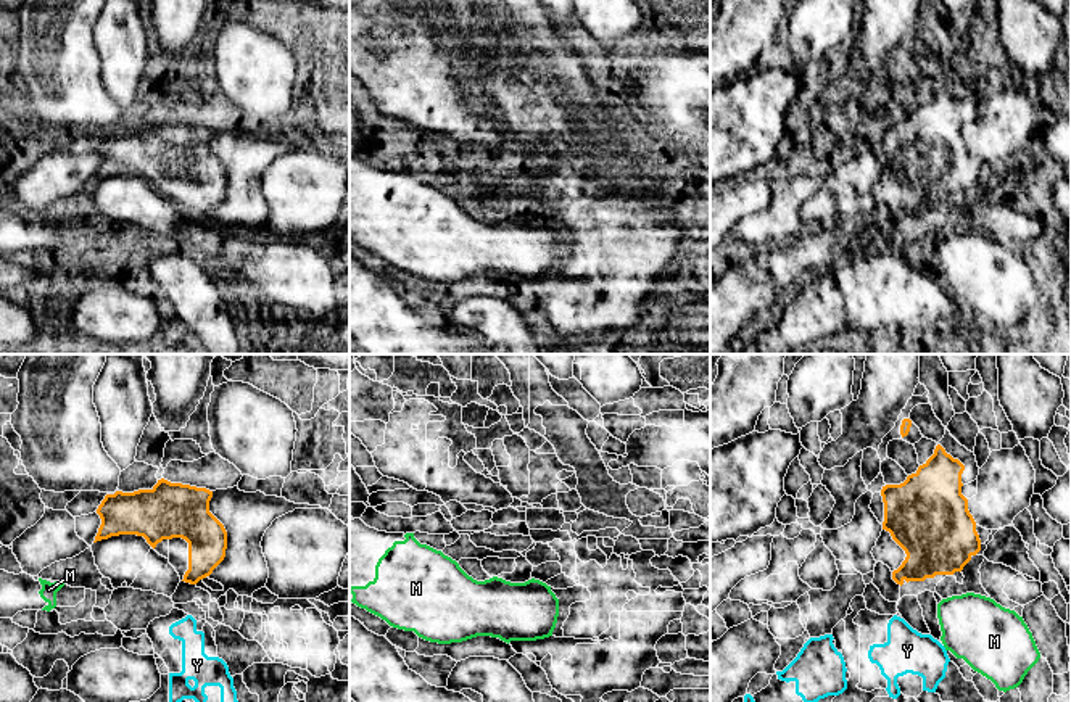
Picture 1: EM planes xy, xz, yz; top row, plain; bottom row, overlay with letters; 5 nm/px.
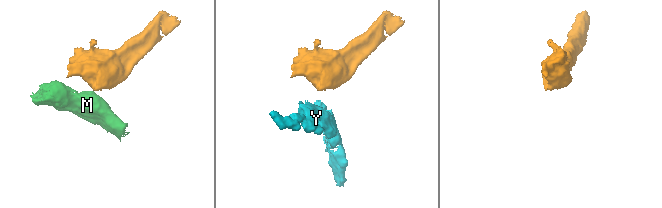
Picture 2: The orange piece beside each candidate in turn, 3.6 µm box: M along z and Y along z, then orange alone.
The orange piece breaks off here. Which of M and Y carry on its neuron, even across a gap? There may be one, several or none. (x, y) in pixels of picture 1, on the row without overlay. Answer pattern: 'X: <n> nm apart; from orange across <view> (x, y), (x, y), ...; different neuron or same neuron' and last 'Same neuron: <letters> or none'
M: 110 nm apart; from orange across yz (952, 213), (952, 235); different neuron
Y: 150 nm apart; from orange across yz (901, 224), (896, 255); different neuron
Same neuron: none

